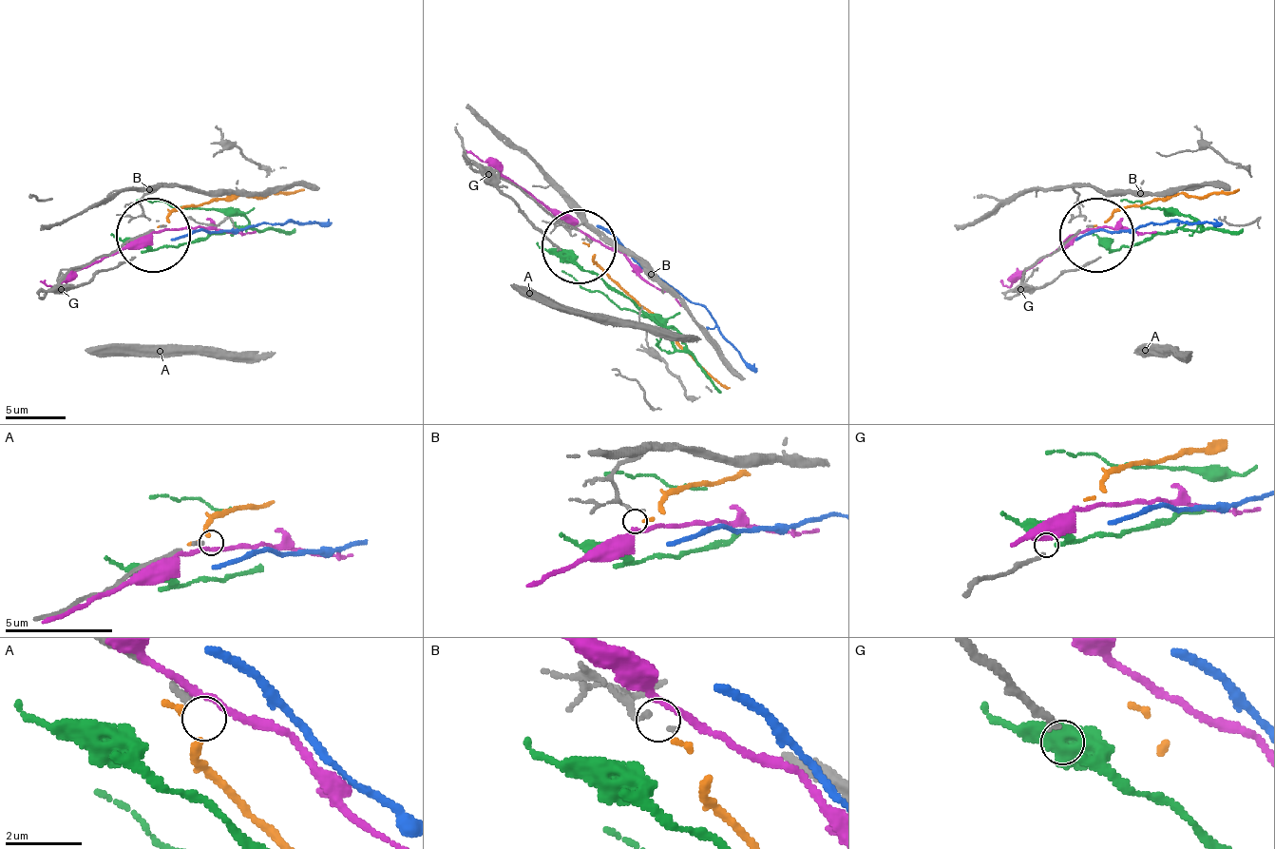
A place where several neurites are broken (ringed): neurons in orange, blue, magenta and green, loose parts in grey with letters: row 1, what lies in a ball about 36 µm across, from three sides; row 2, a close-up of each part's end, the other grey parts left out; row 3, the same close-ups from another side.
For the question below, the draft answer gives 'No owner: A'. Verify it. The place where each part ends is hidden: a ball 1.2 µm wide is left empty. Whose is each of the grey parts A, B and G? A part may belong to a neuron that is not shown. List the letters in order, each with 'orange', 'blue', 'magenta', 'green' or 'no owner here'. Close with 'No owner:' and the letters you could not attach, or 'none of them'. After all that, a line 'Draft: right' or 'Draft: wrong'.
A: no owner here
B: magenta
G: green
No owner: A
Draft: right

